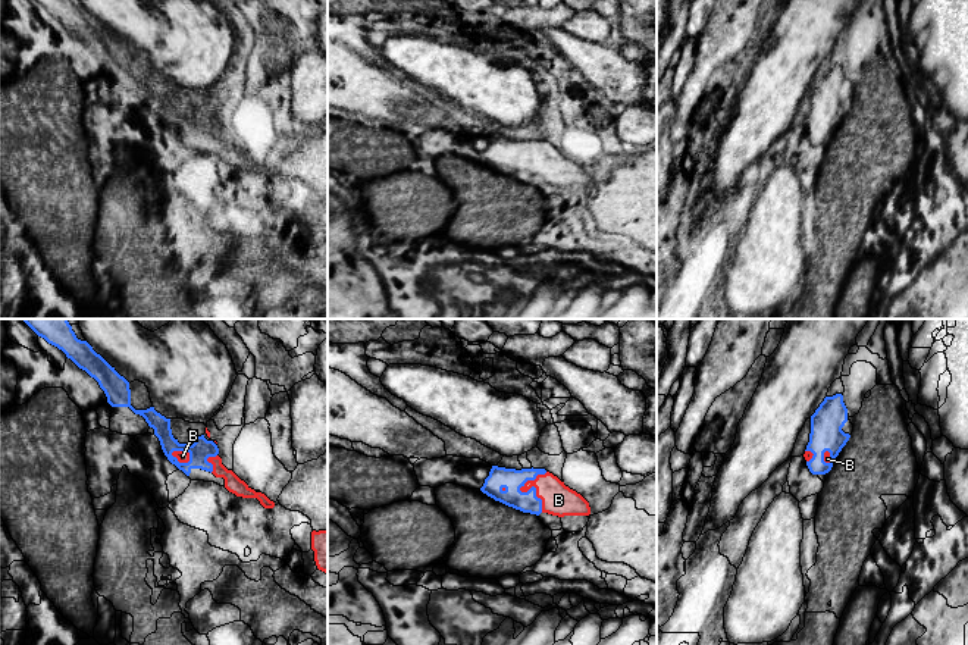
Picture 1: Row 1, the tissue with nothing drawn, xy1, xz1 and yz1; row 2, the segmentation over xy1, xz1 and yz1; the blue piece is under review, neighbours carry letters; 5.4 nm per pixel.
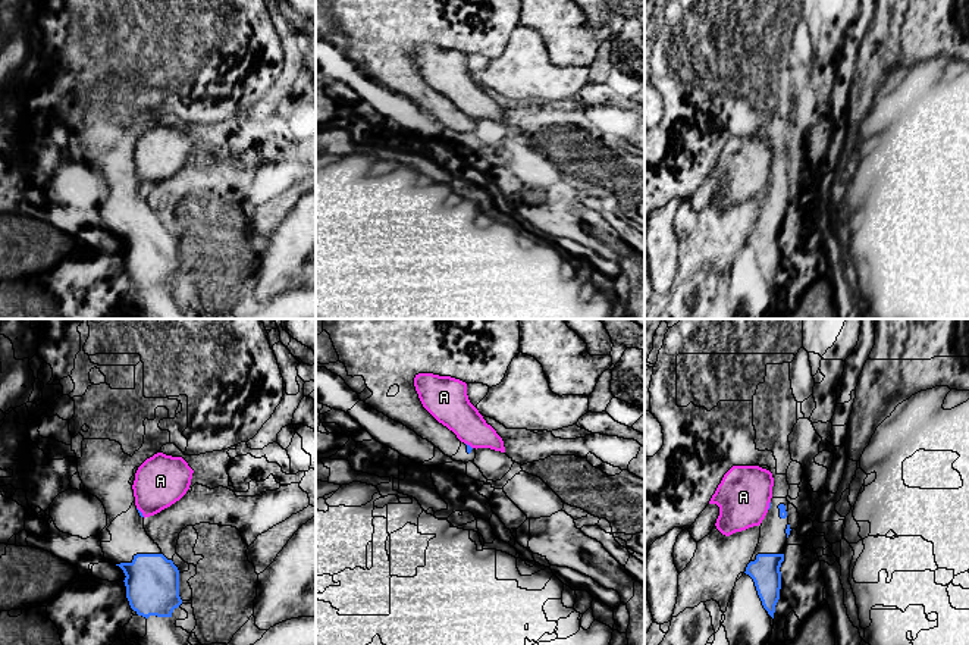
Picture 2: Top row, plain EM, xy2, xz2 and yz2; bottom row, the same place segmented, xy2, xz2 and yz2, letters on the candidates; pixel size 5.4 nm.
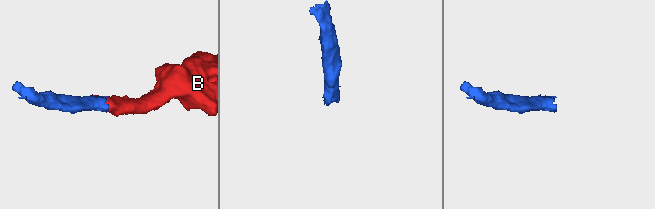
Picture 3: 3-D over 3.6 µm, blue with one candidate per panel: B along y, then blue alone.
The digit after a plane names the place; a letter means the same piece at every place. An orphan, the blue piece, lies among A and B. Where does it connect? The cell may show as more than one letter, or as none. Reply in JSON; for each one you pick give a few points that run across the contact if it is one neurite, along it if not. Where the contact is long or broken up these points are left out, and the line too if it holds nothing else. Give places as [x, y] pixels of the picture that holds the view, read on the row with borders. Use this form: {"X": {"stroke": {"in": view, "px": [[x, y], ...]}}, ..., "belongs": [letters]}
{"B": {"stroke": {"in": "xz1", "px": [[511, 479], [528, 491], [533, 487], [558, 500]]}}, "belongs": ["B"]}

